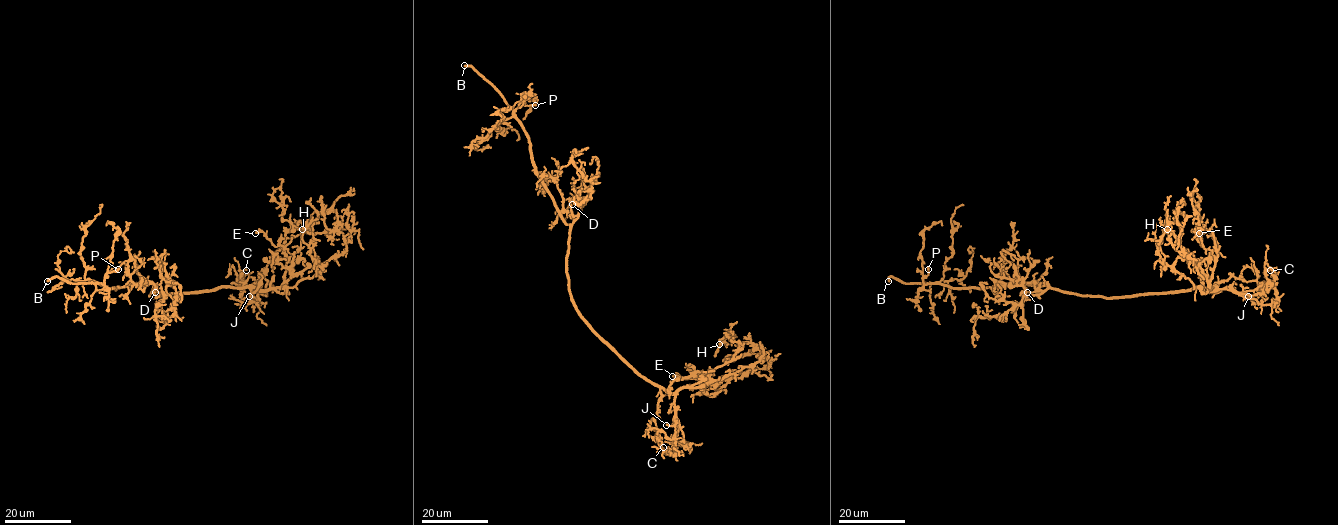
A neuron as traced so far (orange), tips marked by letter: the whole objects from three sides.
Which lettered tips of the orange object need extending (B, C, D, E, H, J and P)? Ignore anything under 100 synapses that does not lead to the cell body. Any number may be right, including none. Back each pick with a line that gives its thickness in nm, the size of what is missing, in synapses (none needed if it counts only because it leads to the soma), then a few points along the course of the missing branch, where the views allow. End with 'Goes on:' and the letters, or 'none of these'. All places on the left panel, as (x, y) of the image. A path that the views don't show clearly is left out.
B: calibre 360 nm; course (47, 281), (40, 291), (54, 297), (78, 276), (108, 277), (135, 265)
D: calibre 160 nm; 110 synapses; course (155, 292), (155, 304), (150, 308), (145, 305), (141, 294), (127, 296)
Goes on: B, D

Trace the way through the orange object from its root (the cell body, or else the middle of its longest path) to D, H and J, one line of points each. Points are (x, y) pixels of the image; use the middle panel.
D: (577, 309), (567, 272), (569, 232), (573, 221), (572, 204)
H: (577, 309), (640, 375), (672, 393), (700, 382), (742, 347), (727, 335), (719, 344)
J: (577, 309), (580, 317), (640, 375), (674, 395), (675, 424), (666, 425)

